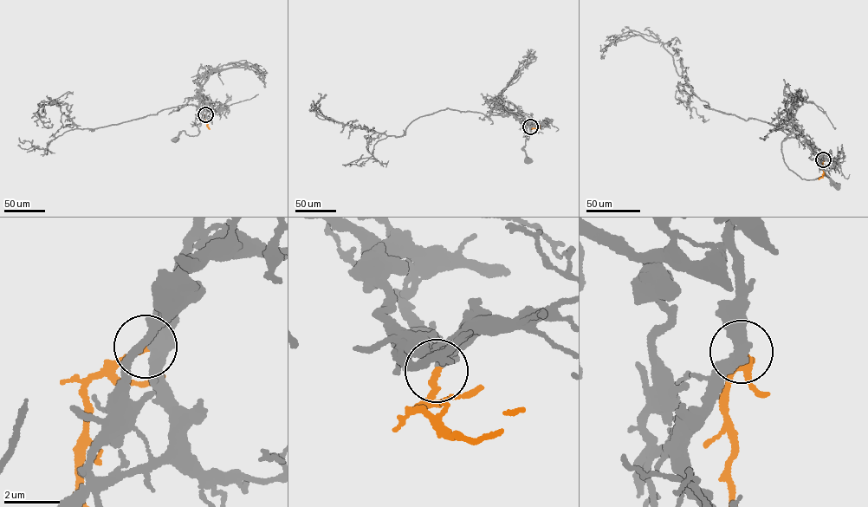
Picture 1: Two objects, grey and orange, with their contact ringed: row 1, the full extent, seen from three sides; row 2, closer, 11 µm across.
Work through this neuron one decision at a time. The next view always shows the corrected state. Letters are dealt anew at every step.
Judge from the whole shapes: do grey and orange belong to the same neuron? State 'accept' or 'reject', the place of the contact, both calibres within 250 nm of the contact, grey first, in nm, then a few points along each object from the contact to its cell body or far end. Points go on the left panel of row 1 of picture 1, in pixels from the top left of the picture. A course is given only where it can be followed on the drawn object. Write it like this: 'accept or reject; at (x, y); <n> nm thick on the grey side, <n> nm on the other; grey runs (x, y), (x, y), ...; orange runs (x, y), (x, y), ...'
accept; at (205, 114); 440 nm thick on the grey side, 240 nm on the other; grey runs (205, 114), (207, 110), (200, 101), (195, 118), (198, 133), (190, 136), (182, 131), (176, 140); orange runs (205, 114), (204, 119), (210, 129)

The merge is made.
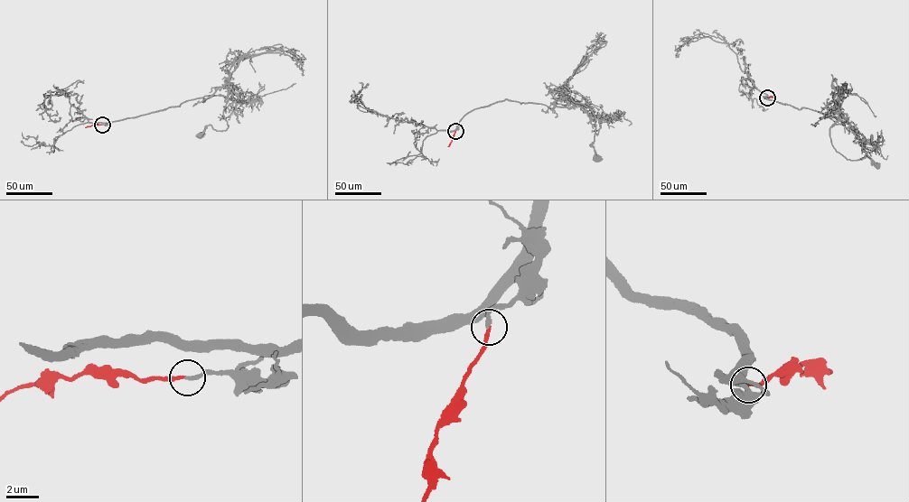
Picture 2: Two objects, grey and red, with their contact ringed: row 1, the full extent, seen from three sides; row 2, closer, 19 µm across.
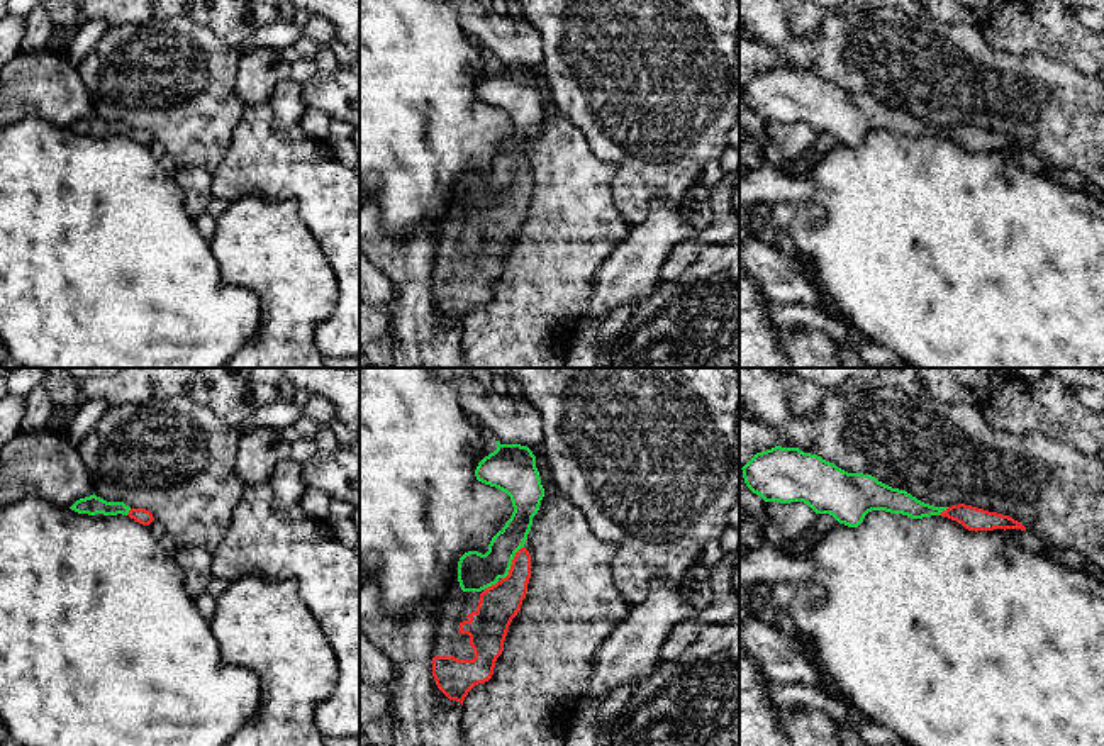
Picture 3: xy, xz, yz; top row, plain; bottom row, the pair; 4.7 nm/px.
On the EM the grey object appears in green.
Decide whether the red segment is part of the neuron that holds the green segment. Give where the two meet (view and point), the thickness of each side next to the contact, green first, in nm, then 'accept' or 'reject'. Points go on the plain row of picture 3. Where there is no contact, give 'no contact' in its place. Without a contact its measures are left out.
xz (511, 183) | 180/190 nm | accept

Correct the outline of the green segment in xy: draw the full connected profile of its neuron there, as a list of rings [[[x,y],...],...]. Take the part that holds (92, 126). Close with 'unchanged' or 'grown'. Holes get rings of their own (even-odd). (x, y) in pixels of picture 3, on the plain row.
[[[95,114],[90,117],[76,120],[70,129],[78,132],[78,134],[88,134],[88,136],[122,134],[122,136],[129,136],[131,139],[134,139],[136,142],[139,142],[142,146],[149,146],[154,141],[153,134],[146,129],[131,129],[124,122],[107,122],[107,120],[97,117]]]; grown

